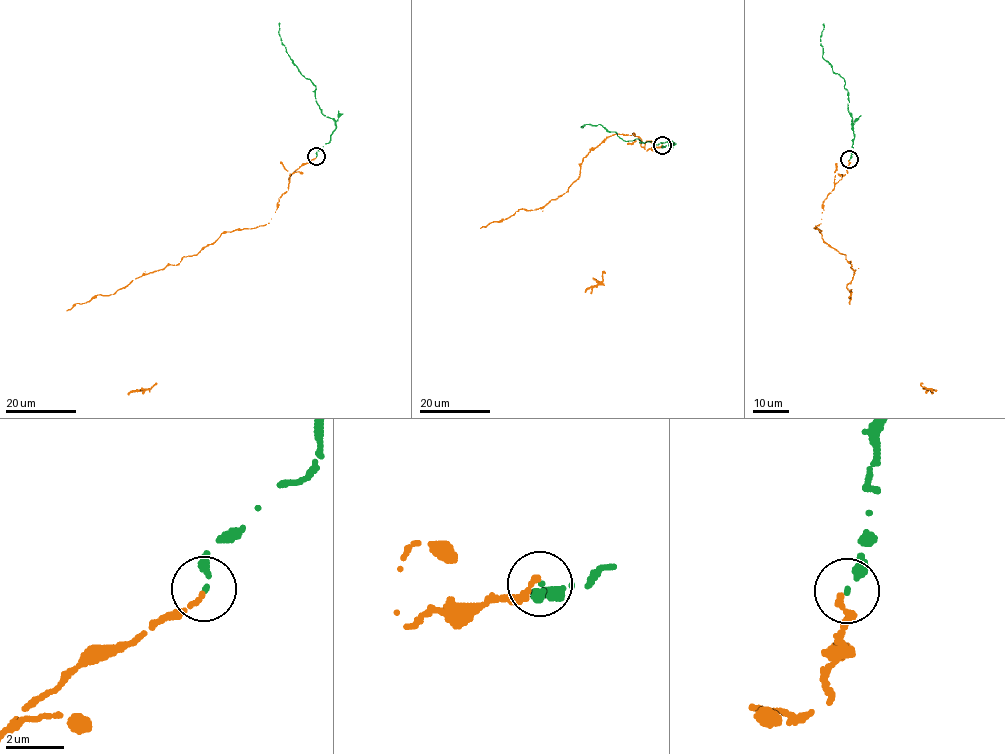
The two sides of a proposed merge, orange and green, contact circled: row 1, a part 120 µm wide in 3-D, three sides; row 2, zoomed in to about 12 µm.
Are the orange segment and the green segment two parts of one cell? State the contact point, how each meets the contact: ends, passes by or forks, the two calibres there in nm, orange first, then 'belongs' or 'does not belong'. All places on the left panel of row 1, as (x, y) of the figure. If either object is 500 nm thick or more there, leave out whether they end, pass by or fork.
(316, 156) | orange ends | green ends | 170/110 nm | belongs

